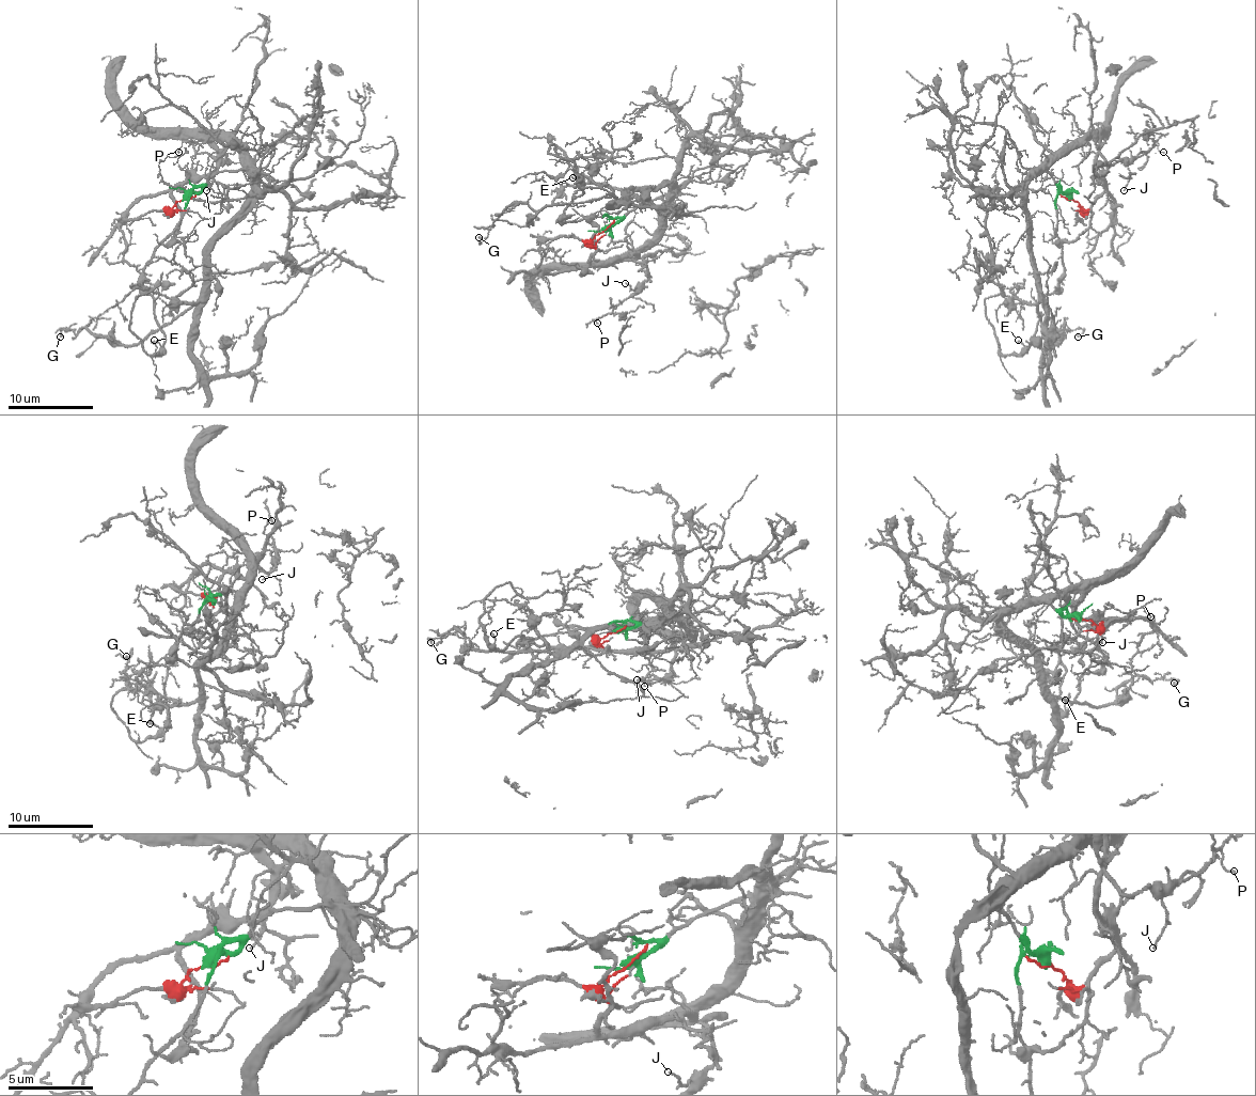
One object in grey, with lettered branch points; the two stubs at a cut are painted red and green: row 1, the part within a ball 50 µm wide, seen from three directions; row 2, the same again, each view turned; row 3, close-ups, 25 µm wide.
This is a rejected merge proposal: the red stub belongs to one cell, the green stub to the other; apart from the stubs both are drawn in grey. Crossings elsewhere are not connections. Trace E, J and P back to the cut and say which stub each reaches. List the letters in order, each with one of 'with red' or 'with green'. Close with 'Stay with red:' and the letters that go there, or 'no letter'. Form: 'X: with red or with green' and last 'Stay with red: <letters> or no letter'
E: with green
J: with red
P: with red
Stay with red: J, P

